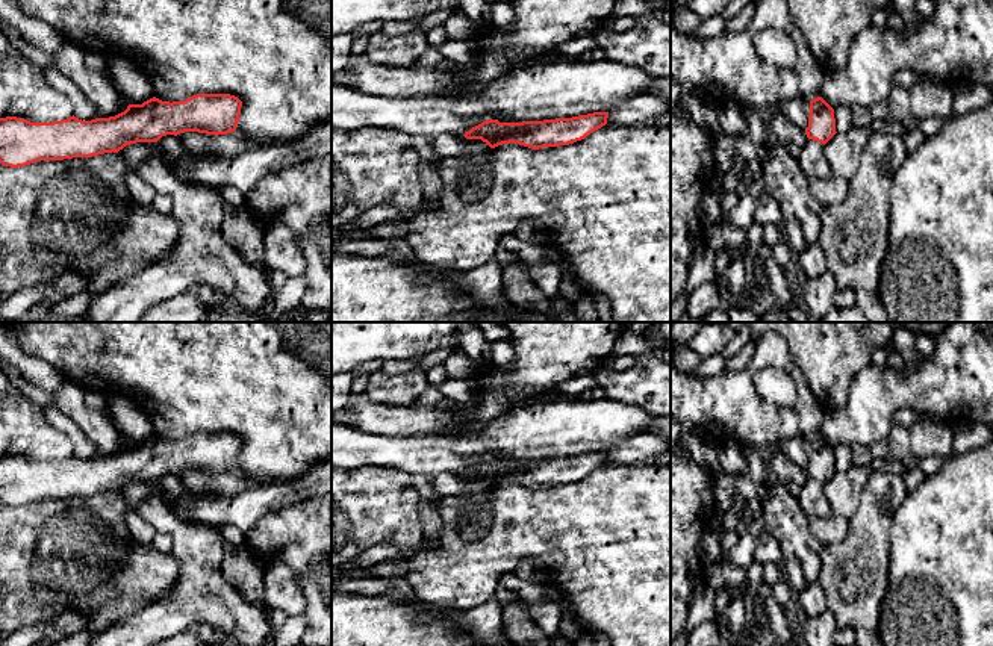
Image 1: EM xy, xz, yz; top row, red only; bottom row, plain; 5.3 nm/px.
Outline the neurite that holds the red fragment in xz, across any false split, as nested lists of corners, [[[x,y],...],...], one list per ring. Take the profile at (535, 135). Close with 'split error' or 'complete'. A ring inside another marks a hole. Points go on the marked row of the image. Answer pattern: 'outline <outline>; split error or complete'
outline [[[593,112],[572,118],[543,121],[500,123],[487,120],[472,127],[463,136],[481,139],[490,148],[503,144],[519,144],[533,150],[569,145],[584,139],[607,124],[609,112]]]; complete

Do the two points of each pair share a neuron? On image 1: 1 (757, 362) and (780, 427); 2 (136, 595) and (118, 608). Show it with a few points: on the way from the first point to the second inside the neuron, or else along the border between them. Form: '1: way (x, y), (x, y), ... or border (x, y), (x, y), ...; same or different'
1: way (747, 378), (747, 395), (763, 412); same
2: way (132, 595), (123, 604); same

